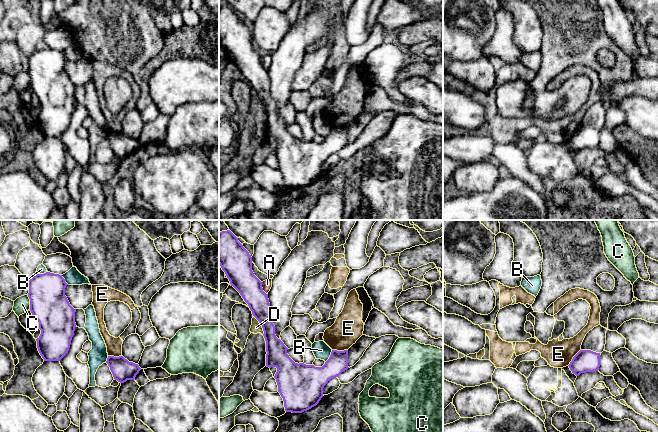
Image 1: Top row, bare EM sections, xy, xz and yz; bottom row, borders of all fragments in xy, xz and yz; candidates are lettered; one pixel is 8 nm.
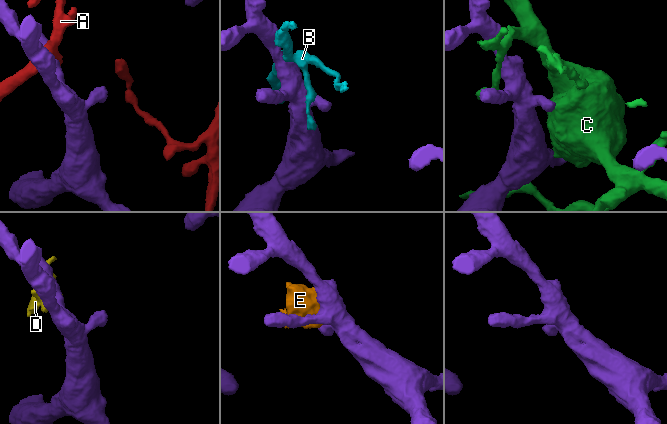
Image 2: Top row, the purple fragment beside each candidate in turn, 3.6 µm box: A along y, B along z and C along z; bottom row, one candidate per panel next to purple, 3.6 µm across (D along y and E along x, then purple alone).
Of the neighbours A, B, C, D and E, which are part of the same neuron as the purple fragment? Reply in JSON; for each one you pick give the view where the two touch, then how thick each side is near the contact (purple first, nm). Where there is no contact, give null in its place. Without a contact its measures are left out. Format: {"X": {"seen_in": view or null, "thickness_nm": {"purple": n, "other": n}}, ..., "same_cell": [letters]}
{"same_cell": []}

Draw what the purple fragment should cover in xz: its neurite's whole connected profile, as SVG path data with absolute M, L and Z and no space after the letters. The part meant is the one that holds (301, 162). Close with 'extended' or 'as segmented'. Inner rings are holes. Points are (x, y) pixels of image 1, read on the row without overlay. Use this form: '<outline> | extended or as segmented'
M230 6L219 8L219 41L225 48L231 62L240 69L253 92L262 101L266 117L266 142L277 144L274 154L278 161L278 168L283 174L285 187L302 189L316 182L323 173L324 162L349 144L348 126L332 126L329 135L322 143L306 141L304 138L295 139L287 130L288 124L275 111L275 102L270 92L268 70L263 67L262 58L252 47L252 33Z | as segmented

